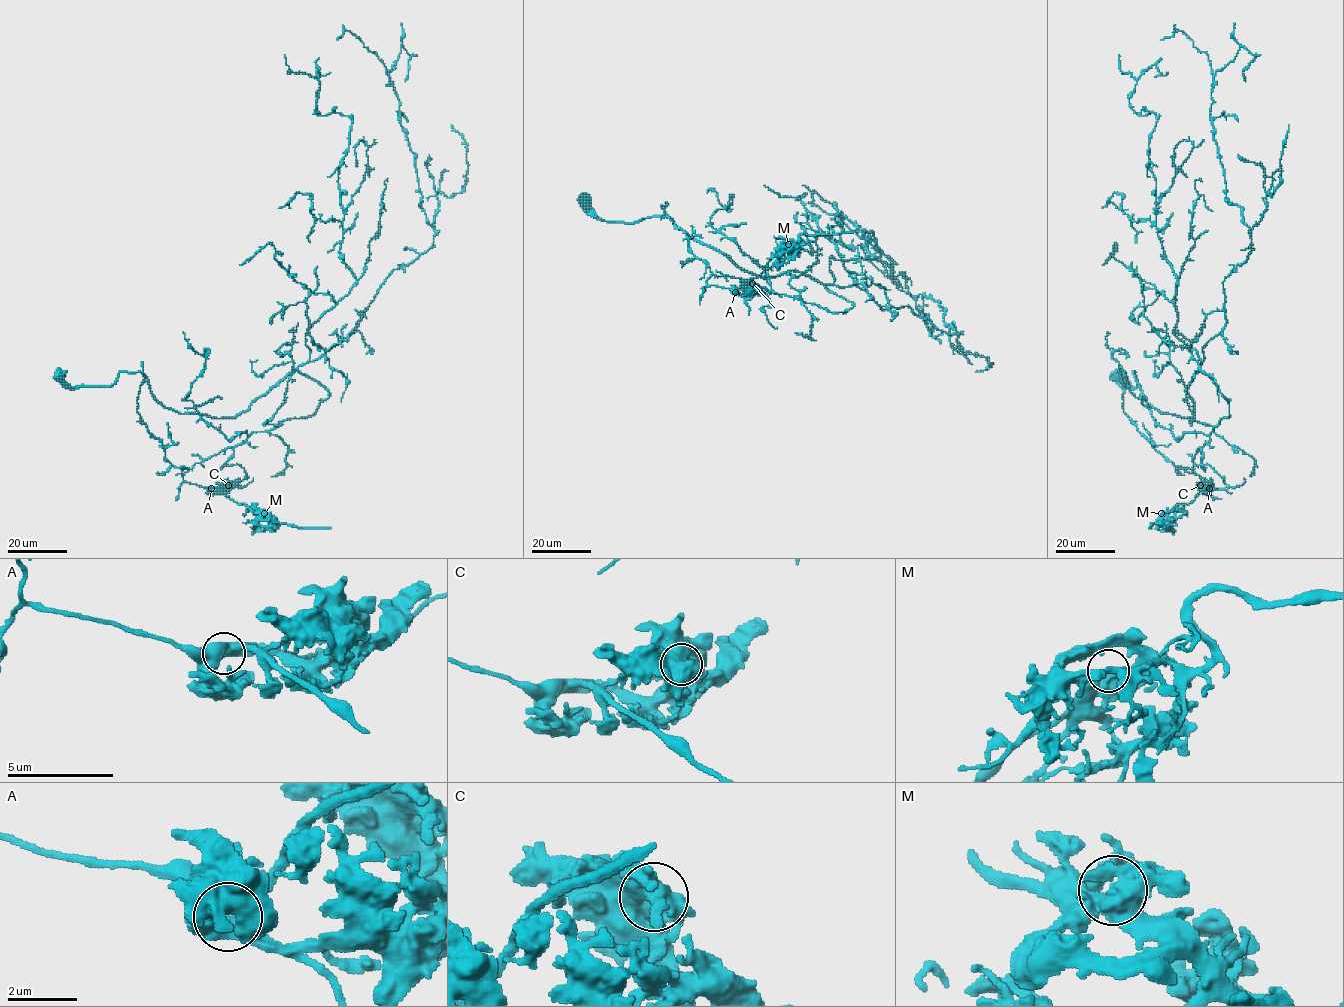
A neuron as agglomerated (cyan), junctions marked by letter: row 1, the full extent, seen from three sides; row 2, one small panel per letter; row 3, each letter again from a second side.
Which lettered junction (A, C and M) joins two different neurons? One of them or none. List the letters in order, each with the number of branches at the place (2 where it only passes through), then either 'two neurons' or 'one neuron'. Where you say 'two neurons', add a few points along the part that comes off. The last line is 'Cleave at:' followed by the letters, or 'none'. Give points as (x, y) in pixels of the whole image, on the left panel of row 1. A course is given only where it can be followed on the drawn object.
A: 3 | two neurons | (211, 488), (217, 488), (276, 523), (331, 528)
C: 3 | one neuron
M: 3 | one neuron
Cleave at: A

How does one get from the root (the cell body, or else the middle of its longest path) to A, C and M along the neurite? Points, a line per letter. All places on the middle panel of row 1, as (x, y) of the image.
A: (584, 200), (604, 221), (668, 216), (746, 270), (801, 271), (853, 306), (707, 280), (735, 292)
C: (584, 200), (604, 221), (668, 216), (746, 270), (801, 271), (853, 306), (707, 280), (740, 295), (752, 283)
M: (584, 200), (604, 221), (668, 216), (746, 270), (801, 271), (853, 306), (707, 284), (736, 291), (788, 244)

